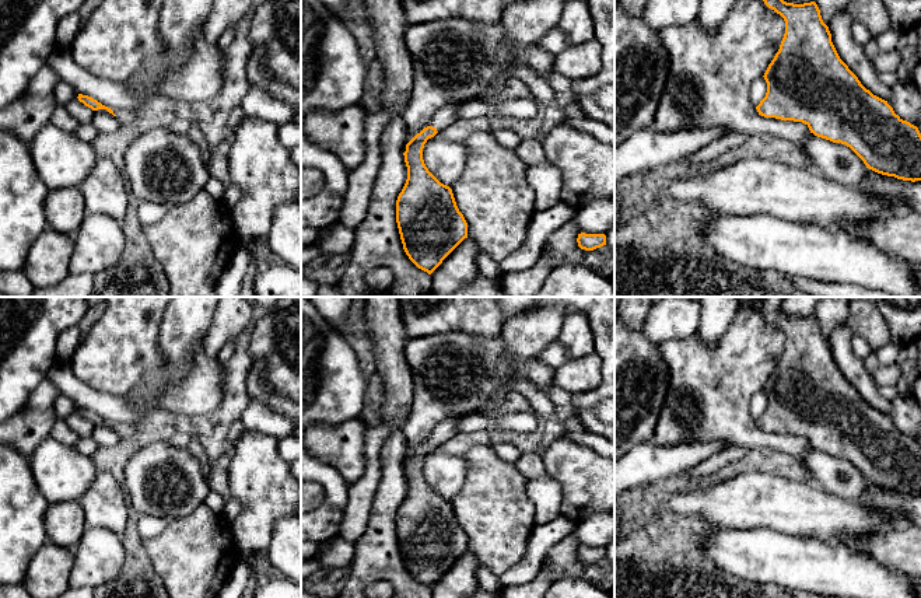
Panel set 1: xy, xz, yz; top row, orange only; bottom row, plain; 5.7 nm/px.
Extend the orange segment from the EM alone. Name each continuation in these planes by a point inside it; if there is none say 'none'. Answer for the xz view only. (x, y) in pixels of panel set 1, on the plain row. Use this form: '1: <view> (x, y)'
1: xz (447, 429)

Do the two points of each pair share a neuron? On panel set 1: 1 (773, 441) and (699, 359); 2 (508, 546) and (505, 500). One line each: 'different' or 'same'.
1: same
2: same

